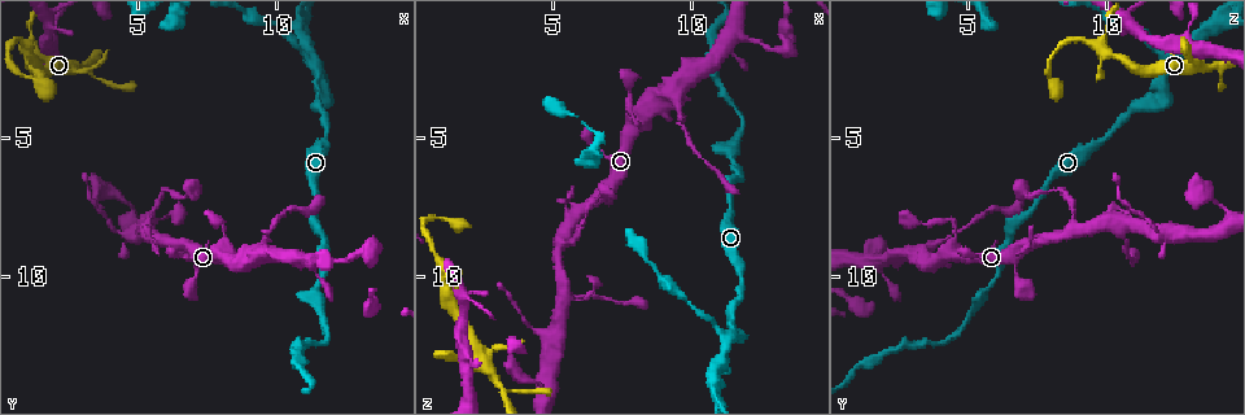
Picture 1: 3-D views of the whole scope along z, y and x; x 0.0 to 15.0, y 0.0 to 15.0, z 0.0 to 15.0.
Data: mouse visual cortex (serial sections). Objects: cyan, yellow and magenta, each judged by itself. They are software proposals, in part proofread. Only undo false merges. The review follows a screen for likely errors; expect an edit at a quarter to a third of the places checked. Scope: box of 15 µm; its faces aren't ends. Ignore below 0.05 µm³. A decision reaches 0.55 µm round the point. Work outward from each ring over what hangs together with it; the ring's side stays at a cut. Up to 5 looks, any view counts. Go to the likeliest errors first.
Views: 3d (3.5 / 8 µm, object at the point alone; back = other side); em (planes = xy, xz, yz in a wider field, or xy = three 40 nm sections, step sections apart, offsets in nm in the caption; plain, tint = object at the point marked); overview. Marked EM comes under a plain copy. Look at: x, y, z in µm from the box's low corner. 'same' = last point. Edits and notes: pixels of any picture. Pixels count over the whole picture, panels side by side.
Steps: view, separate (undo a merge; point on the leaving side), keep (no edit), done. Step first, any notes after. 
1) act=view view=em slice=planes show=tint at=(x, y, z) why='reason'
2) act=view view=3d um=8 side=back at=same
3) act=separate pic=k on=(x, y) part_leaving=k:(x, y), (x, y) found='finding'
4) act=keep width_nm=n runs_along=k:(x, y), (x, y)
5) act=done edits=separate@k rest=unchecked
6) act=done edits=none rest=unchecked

act=view view=3d um=3.5 at=(9.6, 8.6, 4.1) why='thick turns thin'

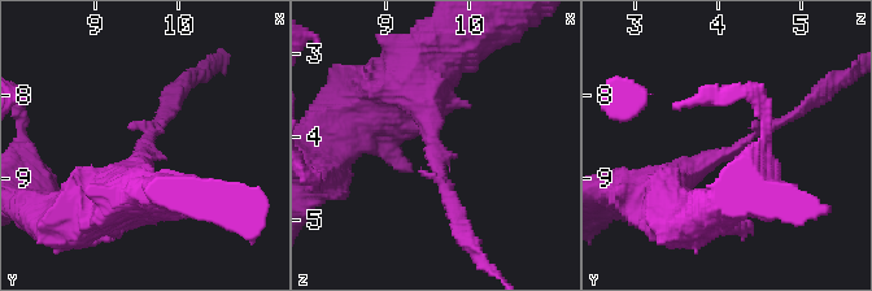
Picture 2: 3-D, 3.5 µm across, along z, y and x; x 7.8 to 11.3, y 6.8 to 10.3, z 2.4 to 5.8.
act=view view=em slice=xy step=2 show=tint at=(9.65, 8.65, 4.20) arm_widths_nm=150,400 why='need the tissue'

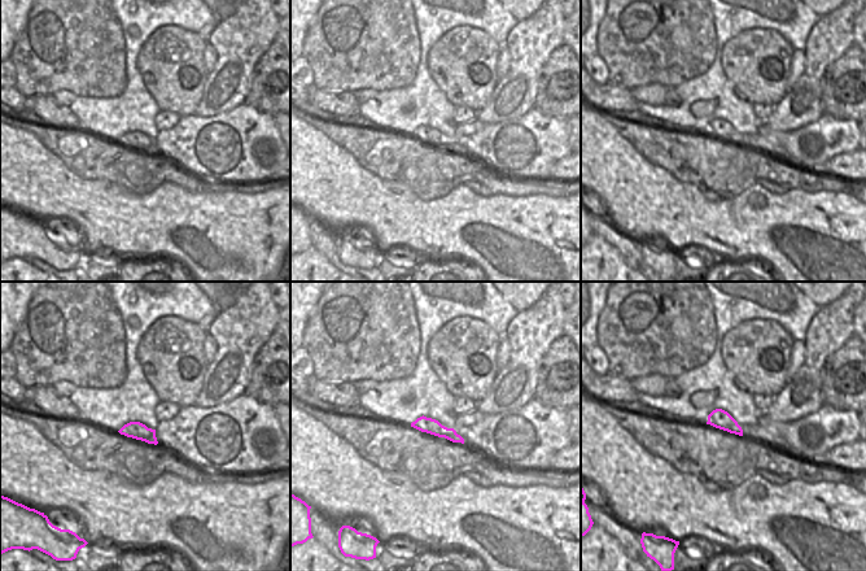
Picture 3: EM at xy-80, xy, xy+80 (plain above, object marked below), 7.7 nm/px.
act=keep width_nm=120 runs_along=2:(657, 194), (802, 111) found='all the same cell'

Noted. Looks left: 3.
act=view view=3d um=3.5 side=back at=(11.7, 3.7, 12.1) why='sharp bend'

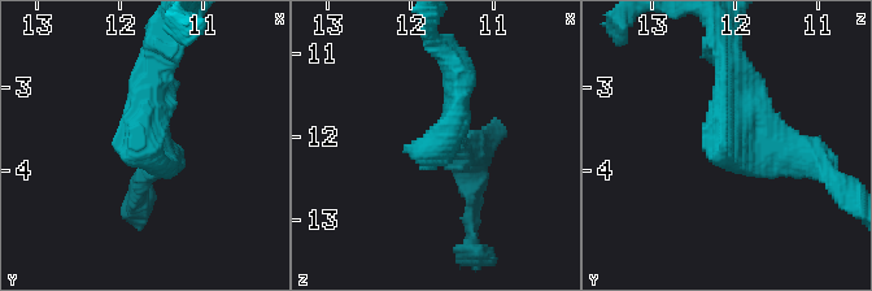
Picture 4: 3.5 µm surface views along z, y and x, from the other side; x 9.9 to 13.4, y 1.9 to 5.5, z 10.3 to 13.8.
act=view view=em slice=planes show=tint at=(11.70, 3.70, 12.05)

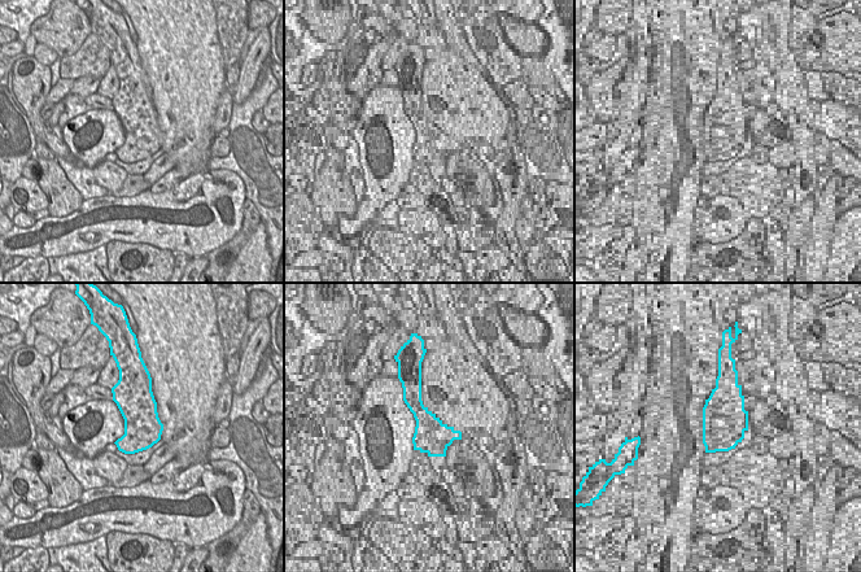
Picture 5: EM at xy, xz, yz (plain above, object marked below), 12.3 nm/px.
act=keep width_nm=480 runs_along=4:(806, 155), (729, 147), (727, 59) found='one cell here'

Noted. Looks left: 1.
act=done edits=none rest=unchecked

